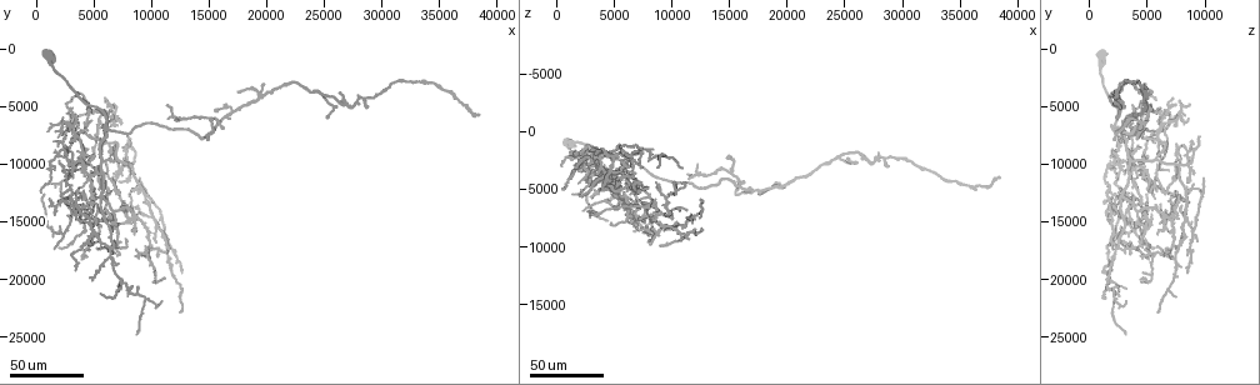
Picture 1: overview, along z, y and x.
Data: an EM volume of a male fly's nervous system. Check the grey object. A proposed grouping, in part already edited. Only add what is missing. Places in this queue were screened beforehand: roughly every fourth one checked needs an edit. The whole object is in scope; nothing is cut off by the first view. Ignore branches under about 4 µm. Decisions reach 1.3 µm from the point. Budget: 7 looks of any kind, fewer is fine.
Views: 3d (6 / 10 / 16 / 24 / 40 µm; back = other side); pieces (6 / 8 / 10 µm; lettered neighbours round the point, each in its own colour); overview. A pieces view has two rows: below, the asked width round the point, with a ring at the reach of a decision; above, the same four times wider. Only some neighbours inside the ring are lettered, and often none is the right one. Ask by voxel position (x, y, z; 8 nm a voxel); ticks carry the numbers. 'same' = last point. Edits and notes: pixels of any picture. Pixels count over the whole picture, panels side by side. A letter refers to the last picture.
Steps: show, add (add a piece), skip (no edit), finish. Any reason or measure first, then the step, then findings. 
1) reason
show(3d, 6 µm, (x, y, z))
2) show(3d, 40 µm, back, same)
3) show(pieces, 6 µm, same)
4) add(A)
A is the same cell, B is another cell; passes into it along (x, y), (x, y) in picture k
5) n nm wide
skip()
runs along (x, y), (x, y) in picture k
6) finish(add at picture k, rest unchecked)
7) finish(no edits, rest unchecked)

show(3d, 24 µm, (11600, 5800, 4200))

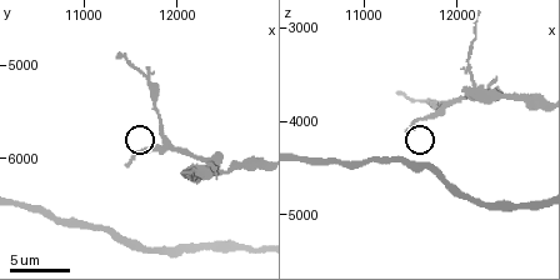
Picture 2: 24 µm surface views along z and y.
show(pieces, 10 µm, (11450, 6050, 4100))

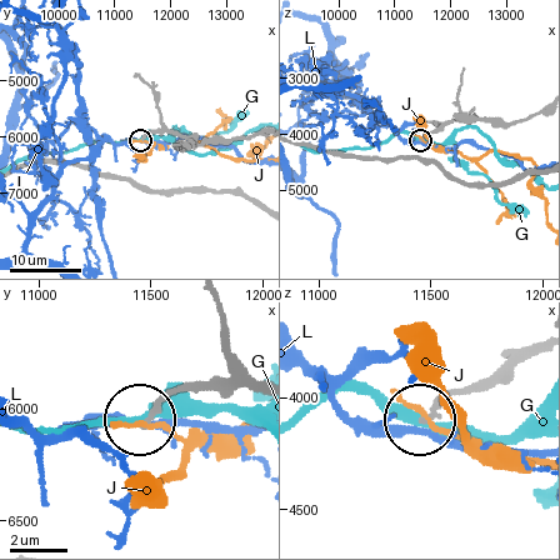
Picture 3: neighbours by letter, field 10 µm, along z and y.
180 nm wide
skip()
G, J and L are other cells; runs along (539, 345), (510, 355), (419, 416) in picture 3; no lettered piece goes on from it

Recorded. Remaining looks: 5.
tapers out
show(3d, 24 µm, (9600, 13200, 8000))

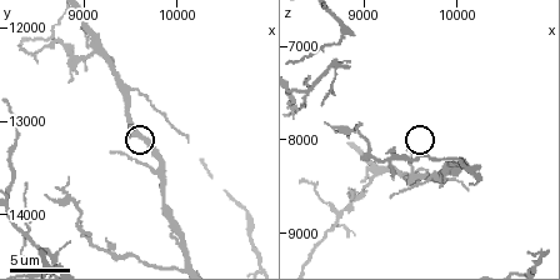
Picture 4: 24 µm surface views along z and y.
show(pieces, 10 µm, (9500, 13100, 8100))

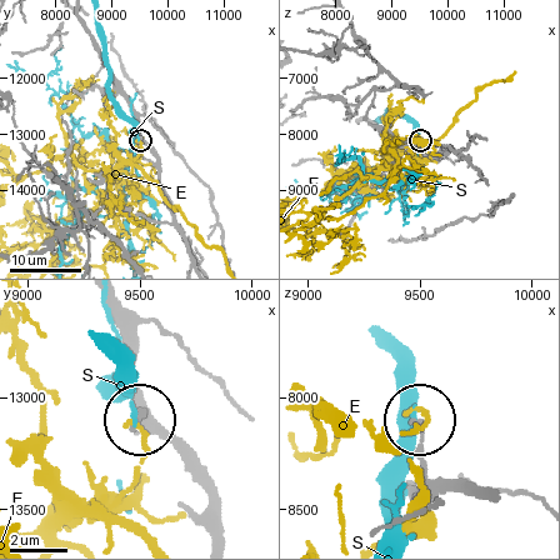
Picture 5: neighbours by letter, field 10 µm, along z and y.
skip()
E and S are other cells; runs along (94, 46), (130, 109), (139, 139) in picture 5; no lettered piece goes on from it

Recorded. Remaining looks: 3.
tapers out
show(3d, 40 µm, (5600, 9600, 6200))

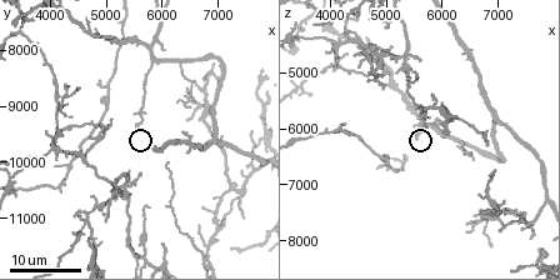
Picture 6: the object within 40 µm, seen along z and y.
show(pieces, 10 µm, (5500, 9450, 6200))

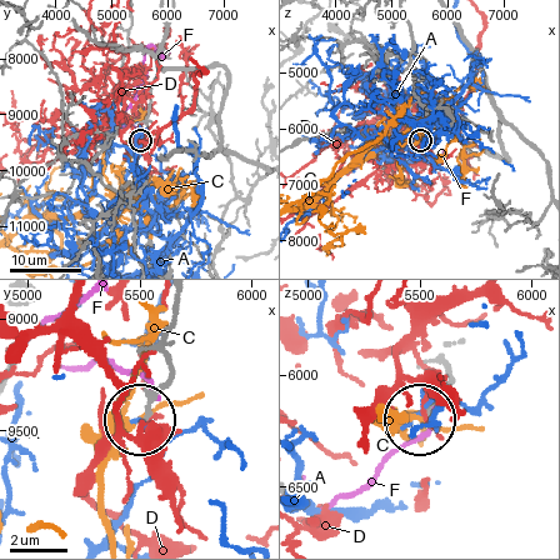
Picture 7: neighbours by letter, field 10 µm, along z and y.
skip()
A, C, D and F are other cells; runs along (176, 304), (165, 333), (173, 375), (146, 416) in picture 7; none of them fits

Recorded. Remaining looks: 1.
finish(no edits, rest unchecked)

